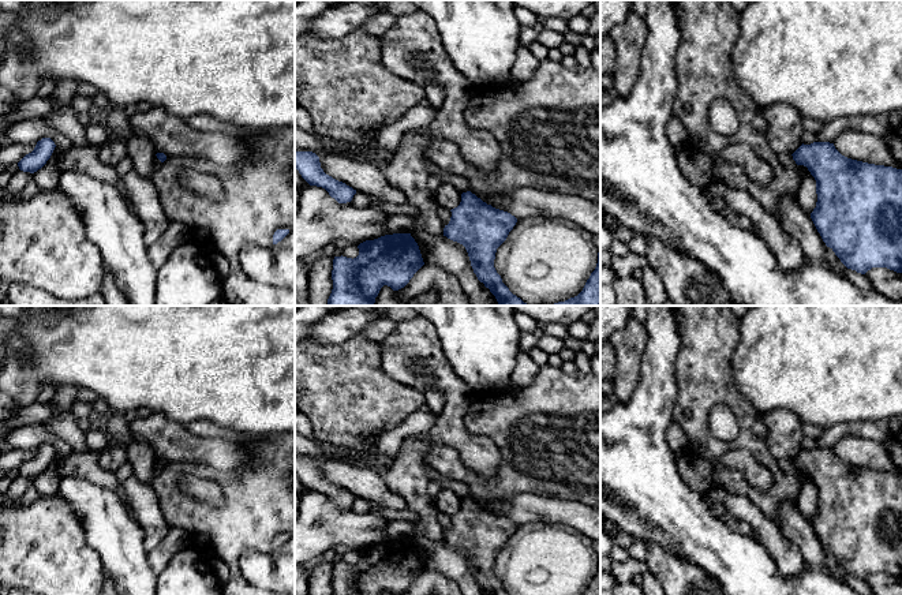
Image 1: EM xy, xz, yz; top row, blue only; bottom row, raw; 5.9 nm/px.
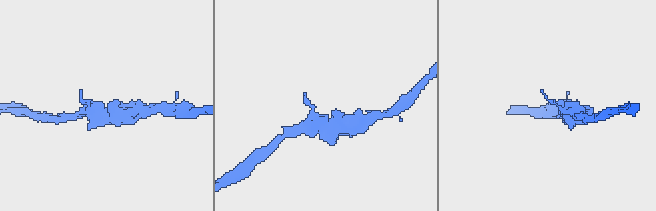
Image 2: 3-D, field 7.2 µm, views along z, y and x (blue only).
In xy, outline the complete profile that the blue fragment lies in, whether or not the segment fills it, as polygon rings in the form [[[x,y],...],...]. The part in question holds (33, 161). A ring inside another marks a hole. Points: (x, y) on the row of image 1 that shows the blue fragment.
[[[42,138],[37,142],[34,150],[26,154],[19,162],[18,166],[23,172],[34,173],[41,169],[46,161],[50,158],[56,145],[50,138]]]

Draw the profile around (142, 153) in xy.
[[[109,105],[102,117],[102,123],[111,134],[127,143],[128,157],[134,164],[134,169],[145,179],[151,180],[157,151],[150,141],[141,139],[131,128],[124,108]]]

